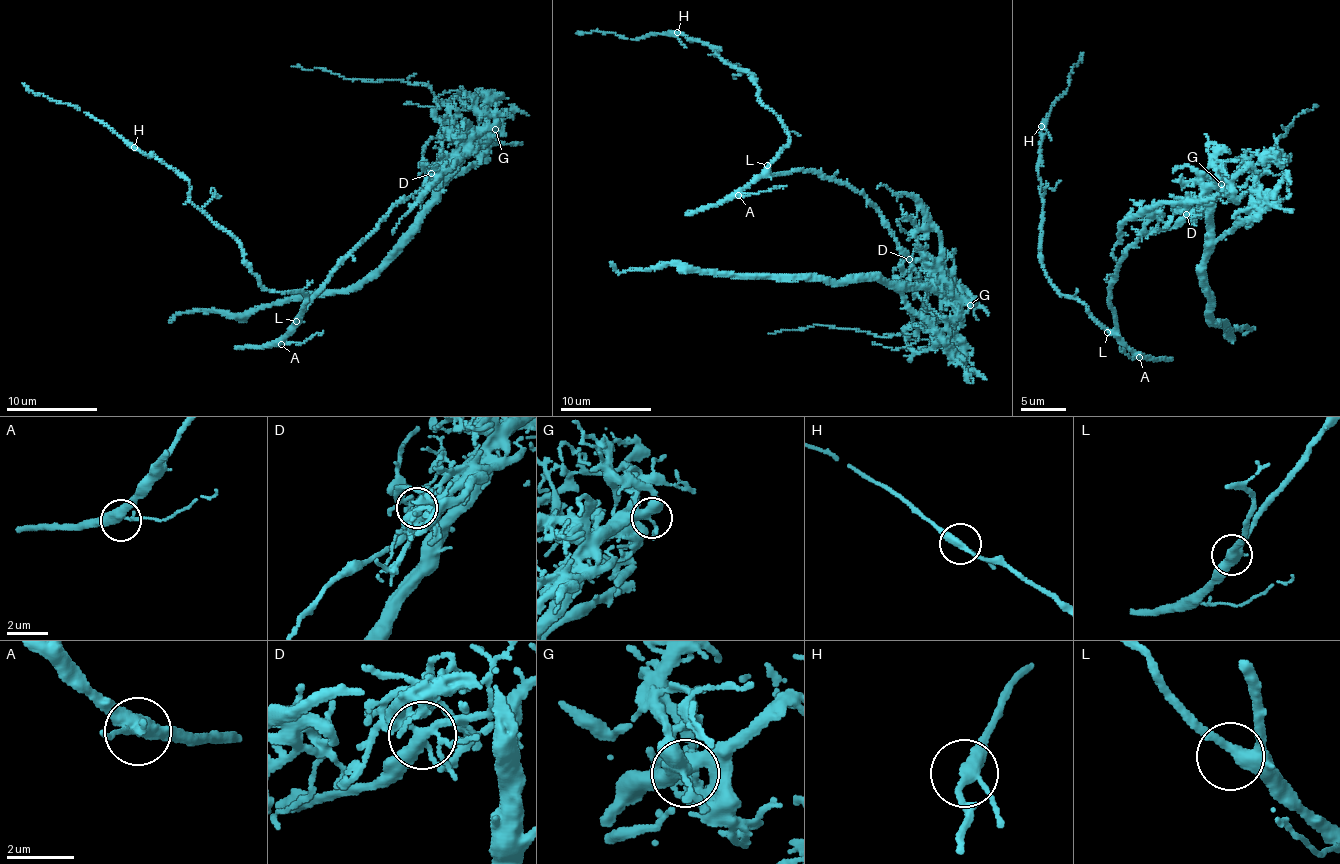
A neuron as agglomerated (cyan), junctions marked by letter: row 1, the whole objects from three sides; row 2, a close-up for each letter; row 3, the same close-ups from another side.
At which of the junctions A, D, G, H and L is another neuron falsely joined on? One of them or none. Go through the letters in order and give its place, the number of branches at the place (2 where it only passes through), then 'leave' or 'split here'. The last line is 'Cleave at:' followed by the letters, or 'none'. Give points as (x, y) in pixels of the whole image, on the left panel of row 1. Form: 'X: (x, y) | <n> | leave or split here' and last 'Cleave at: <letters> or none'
A: (281, 344) | 3 | leave
D: (431, 173) | 6 | split here
G: (495, 129) | 4 | leave
H: (134, 147) | 3 | leave
L: (296, 321) | 4 | leave
Cleave at: D

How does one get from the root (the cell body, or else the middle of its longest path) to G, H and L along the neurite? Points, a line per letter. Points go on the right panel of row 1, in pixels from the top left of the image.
G: (1119, 265), (1139, 237), (1172, 227), (1190, 209), (1184, 204), (1198, 201), (1215, 182), (1221, 184)
H: (1119, 265), (1110, 284), (1111, 330), (1051, 282), (1041, 253), (1041, 127)
L: (1119, 265), (1110, 290), (1115, 326), (1107, 332)

